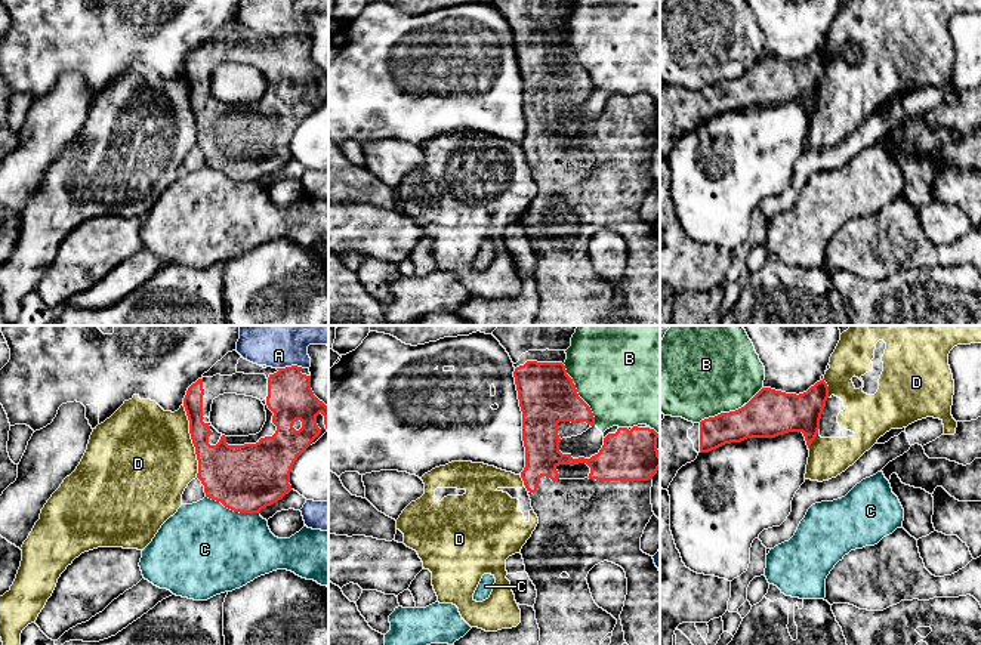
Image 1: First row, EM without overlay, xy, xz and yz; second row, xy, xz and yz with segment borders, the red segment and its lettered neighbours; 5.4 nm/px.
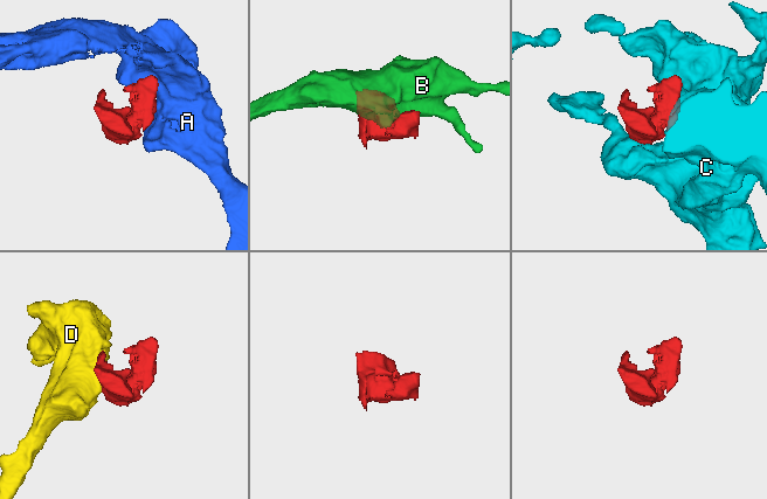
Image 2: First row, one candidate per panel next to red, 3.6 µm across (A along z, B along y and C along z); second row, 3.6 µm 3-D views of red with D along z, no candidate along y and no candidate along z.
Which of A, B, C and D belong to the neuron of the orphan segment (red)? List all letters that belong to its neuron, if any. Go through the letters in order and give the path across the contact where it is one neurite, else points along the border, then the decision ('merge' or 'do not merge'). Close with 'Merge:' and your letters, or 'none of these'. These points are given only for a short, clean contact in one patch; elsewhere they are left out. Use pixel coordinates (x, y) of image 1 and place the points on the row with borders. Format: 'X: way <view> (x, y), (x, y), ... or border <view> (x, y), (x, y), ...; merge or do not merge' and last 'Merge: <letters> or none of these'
A: border xy (302, 367), (277, 369); do not merge
B: do not merge
C: border xy (206, 496), (219, 500), (234, 511), (259, 514); do not merge
D: border xy (182, 404), (197, 460), (197, 477); do not merge
Merge: none of these

